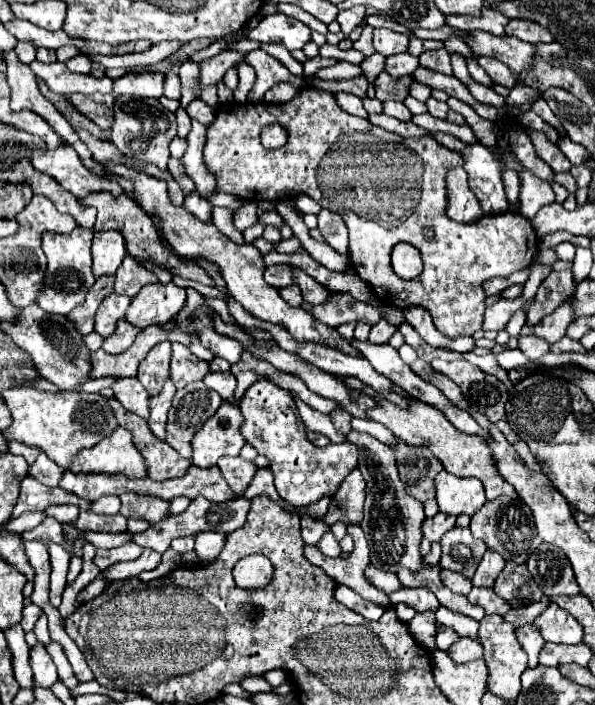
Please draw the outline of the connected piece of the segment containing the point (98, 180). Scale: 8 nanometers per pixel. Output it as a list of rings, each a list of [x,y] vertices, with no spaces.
[[[61,147],[47,153],[37,151],[33,153],[31,163],[37,171],[51,175],[61,183],[63,189],[67,189],[79,199],[99,191],[109,191],[113,197],[119,197],[125,193],[117,181],[103,175],[95,175],[89,169],[85,169],[85,165],[81,165],[81,159],[77,157],[73,147]]]

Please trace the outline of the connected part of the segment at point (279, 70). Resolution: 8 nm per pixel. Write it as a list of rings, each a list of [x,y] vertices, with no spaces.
[[[257,49],[257,51],[251,51],[247,53],[245,61],[255,69],[257,73],[257,81],[249,93],[249,101],[251,103],[261,103],[263,101],[263,95],[267,89],[271,89],[275,83],[291,83],[293,87],[297,89],[303,89],[305,81],[301,77],[295,77],[281,61],[277,61],[275,57],[267,55],[265,51]]]

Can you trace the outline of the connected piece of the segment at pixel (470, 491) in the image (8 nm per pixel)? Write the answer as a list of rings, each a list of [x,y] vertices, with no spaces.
[[[441,471],[435,477],[439,511],[449,515],[473,515],[487,499],[479,479],[461,479],[449,471]]]

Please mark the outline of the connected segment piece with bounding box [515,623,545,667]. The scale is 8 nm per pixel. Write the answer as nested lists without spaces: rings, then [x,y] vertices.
[[[529,623],[529,625],[517,627],[515,633],[517,633],[517,639],[519,639],[521,647],[529,655],[529,667],[537,667],[539,653],[541,653],[541,649],[545,645],[545,639],[541,637],[541,631],[537,631],[537,625]]]

